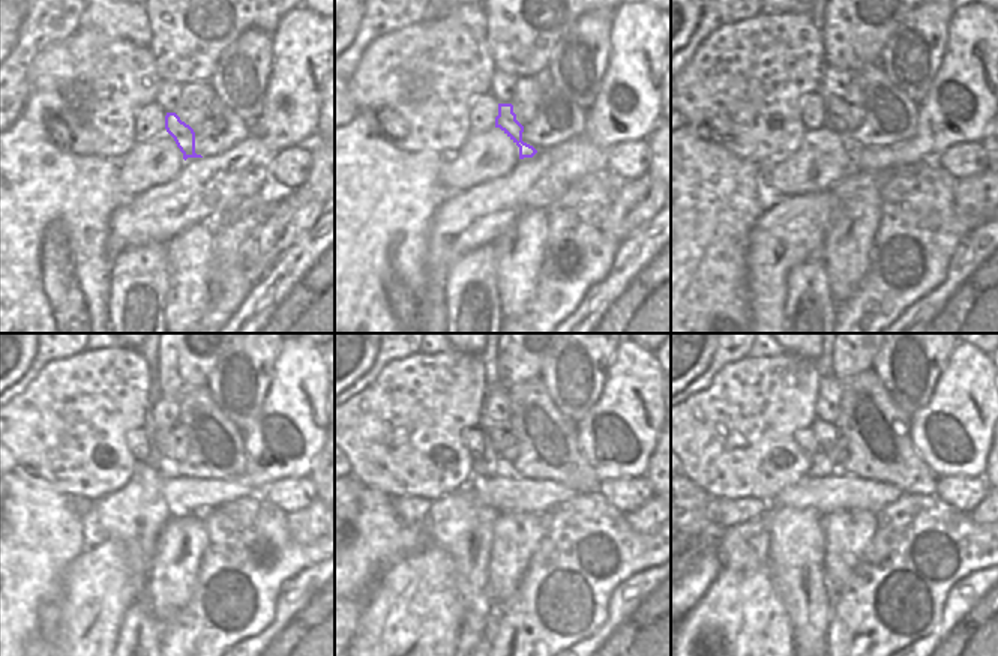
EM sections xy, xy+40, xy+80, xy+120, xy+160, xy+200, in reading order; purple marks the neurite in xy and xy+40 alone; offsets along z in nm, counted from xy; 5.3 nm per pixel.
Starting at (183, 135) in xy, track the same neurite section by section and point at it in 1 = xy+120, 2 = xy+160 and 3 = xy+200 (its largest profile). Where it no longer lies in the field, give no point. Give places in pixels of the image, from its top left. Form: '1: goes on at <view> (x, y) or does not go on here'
1: goes on at xy+120 (161, 439)
2: goes on at xy+160 (500, 437)
3: goes on at xy+200 (827, 433)

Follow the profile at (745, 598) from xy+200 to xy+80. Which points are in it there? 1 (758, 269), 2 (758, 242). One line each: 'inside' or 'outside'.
1: inside
2: inside

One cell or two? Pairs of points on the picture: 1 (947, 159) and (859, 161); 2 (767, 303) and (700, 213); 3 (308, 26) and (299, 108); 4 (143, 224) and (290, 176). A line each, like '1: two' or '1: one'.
1: two
2: two
3: one
4: two

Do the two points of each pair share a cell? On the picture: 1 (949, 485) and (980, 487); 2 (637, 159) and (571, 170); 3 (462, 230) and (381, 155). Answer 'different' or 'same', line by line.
1: same
2: different
3: different

